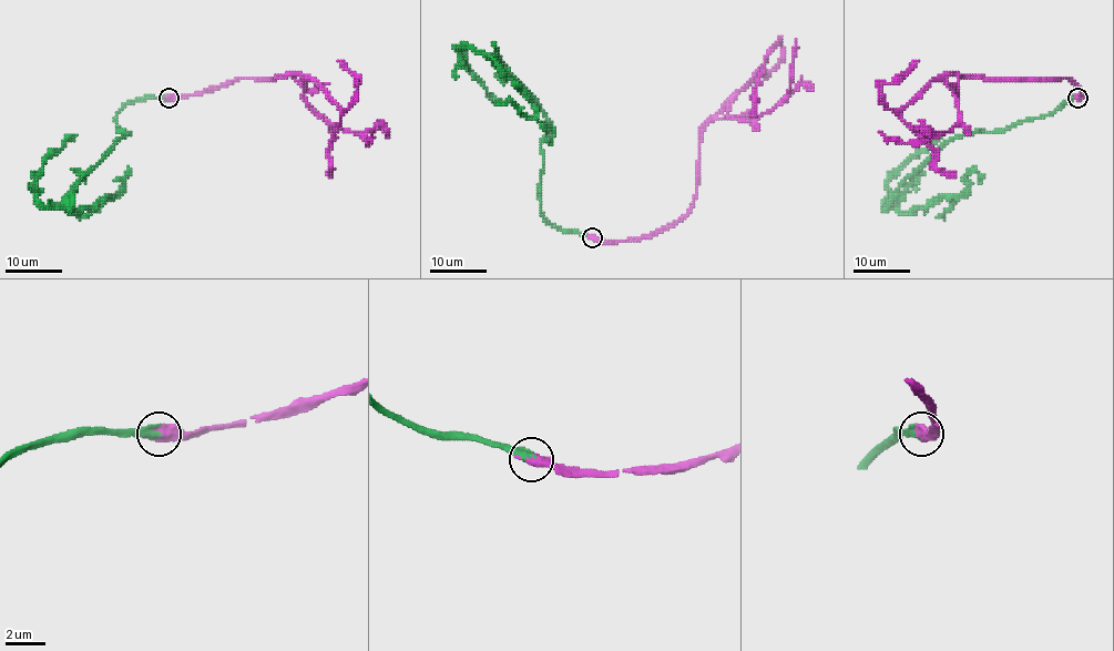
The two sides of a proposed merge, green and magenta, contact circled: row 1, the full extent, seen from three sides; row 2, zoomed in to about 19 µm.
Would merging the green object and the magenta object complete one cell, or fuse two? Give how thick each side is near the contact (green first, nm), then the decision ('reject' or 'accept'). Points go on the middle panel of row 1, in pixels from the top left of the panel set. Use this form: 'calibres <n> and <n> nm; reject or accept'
calibres 440 and 650 nm; accept

